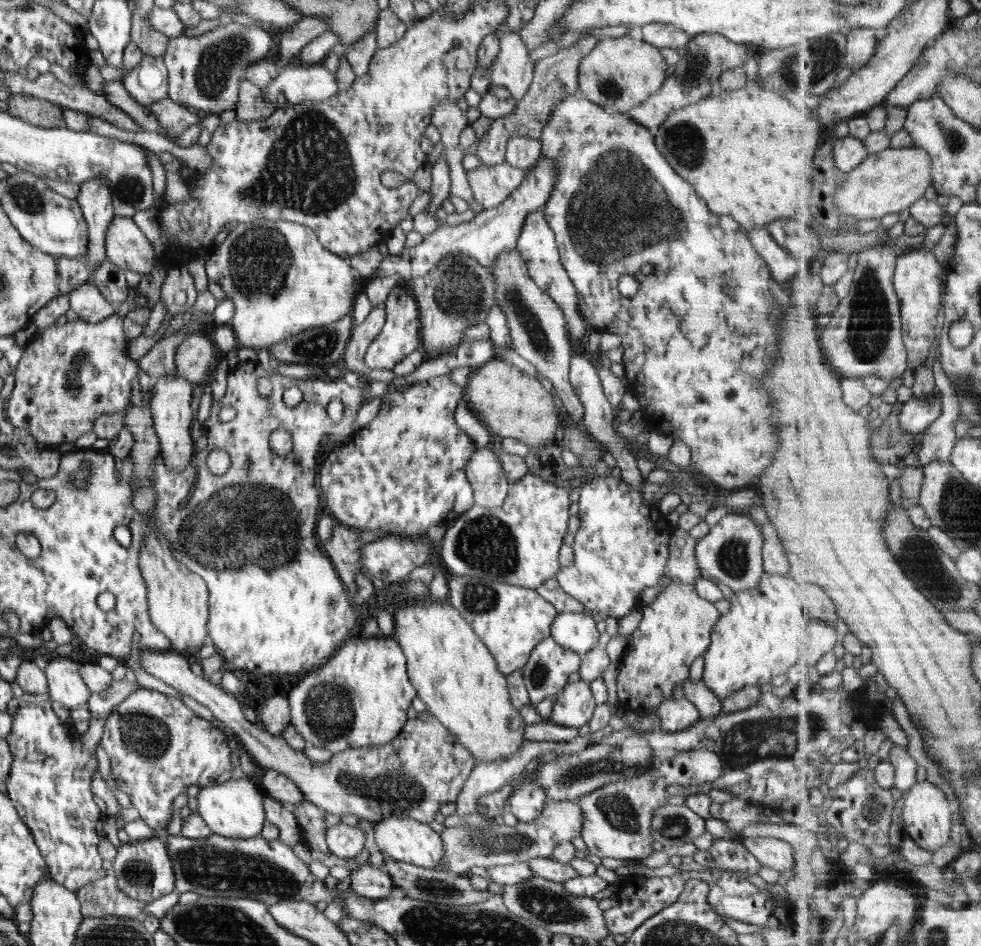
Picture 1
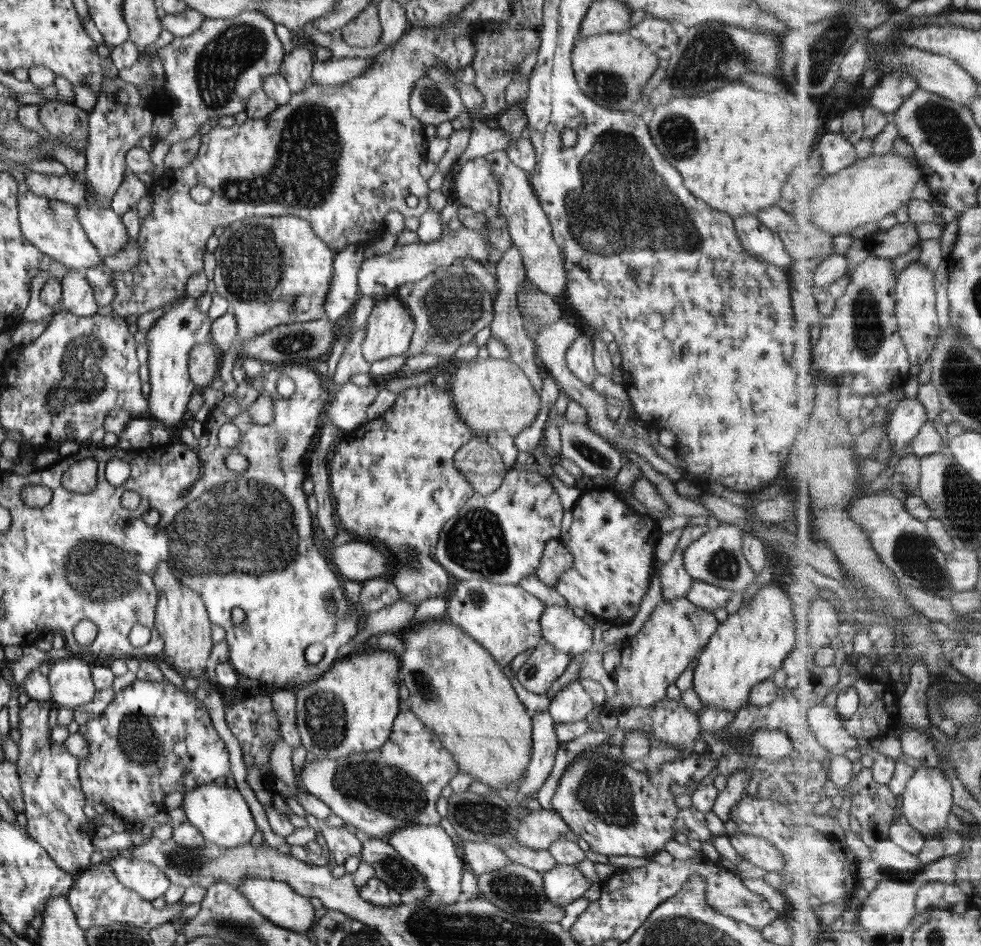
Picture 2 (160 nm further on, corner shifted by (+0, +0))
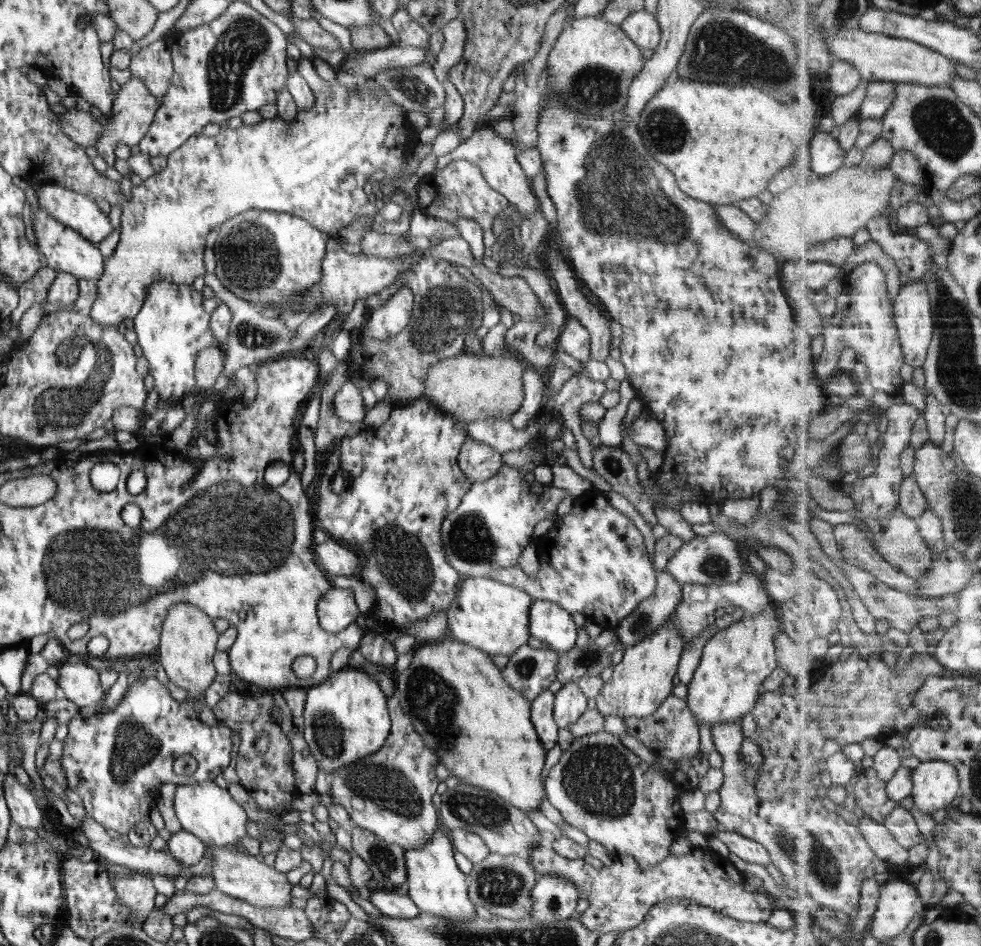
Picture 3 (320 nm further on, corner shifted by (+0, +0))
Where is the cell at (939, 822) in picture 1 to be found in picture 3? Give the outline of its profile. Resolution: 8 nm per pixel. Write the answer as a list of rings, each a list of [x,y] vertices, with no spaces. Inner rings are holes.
[[[923,761],[915,768],[915,781],[911,802],[928,814],[964,796],[963,778],[952,761]]]

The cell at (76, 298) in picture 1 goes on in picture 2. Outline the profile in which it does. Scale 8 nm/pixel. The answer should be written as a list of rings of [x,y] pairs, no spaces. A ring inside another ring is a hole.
[[[75,270],[61,278],[61,305],[67,311],[81,317],[96,314],[100,306],[96,304],[93,296],[94,293],[88,281]]]

